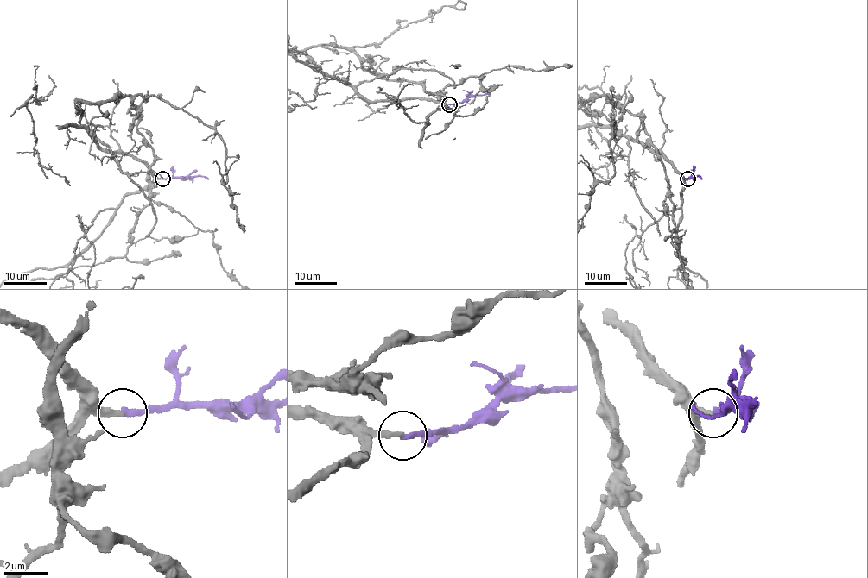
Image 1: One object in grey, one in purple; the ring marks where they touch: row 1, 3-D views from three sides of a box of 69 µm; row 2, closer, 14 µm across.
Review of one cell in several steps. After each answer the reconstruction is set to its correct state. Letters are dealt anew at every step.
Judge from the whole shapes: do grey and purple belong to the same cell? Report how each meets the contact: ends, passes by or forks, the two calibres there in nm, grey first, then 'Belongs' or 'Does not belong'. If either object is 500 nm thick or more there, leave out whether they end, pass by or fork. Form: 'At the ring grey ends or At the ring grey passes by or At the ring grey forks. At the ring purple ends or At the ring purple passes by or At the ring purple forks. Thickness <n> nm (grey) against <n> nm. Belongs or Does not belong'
At the ring grey ends. At the ring purple ends. Thickness 240 nm (grey) against 260 nm. Does not belong

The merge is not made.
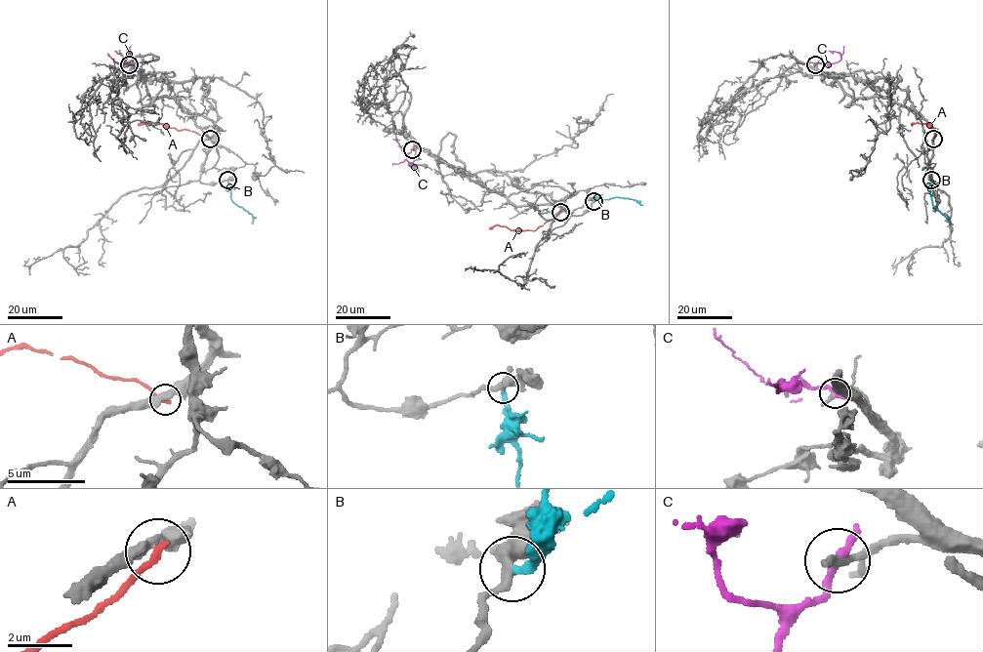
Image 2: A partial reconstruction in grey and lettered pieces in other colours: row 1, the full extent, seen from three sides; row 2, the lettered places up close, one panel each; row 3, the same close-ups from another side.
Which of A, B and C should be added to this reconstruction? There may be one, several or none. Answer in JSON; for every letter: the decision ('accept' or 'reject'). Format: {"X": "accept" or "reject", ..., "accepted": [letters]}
{"A": "reject", "B": "reject", "C": "reject", "accepted": []}

